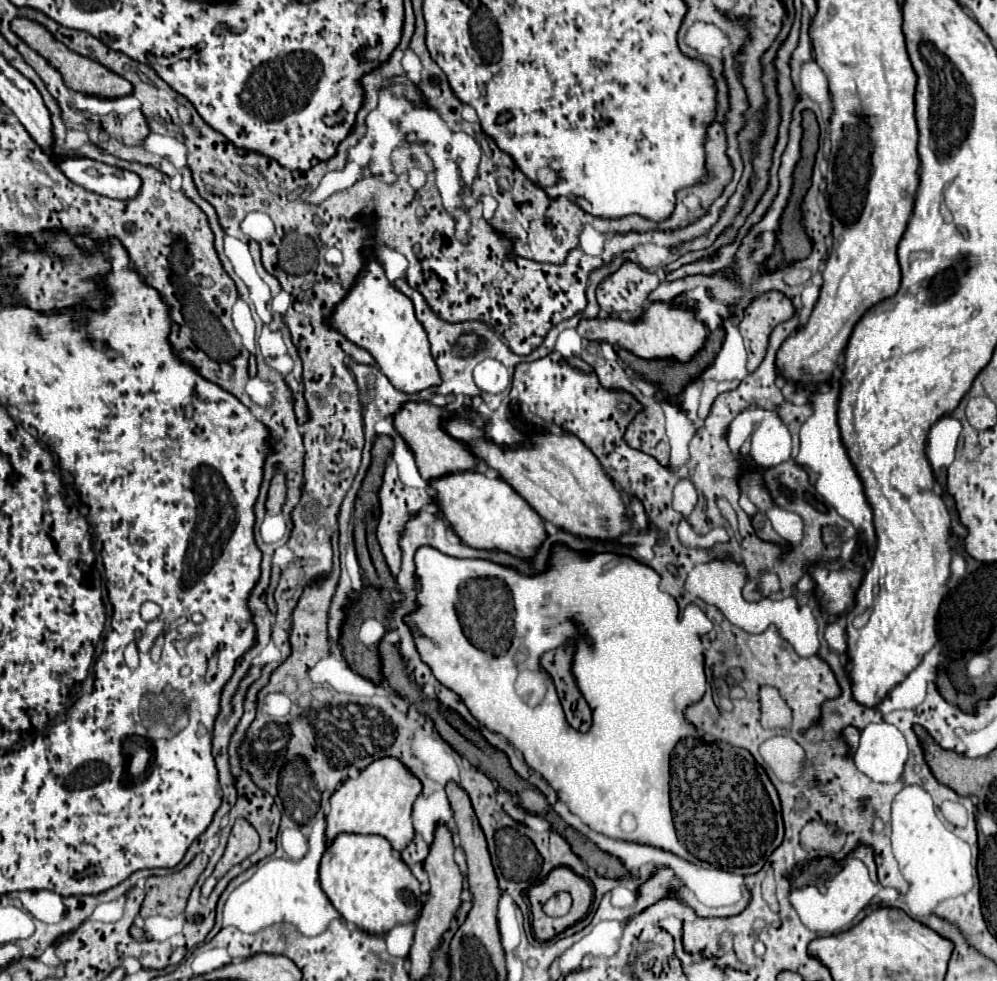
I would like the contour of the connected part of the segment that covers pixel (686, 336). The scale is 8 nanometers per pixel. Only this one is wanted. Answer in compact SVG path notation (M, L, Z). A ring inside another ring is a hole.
M650 303L640 323L620 323L620 319L598 317L592 321L580 321L580 337L590 341L606 341L612 347L626 349L640 359L676 359L680 363L692 361L692 357L704 347L706 327L694 319L692 311L686 307L668 307L666 303Z

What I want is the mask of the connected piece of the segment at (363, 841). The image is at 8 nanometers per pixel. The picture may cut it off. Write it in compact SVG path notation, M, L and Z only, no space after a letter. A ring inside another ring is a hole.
M354 833L338 835L322 857L320 883L324 887L324 893L332 901L332 905L342 907L340 915L348 923L364 929L366 933L386 935L396 925L416 923L422 911L422 891L418 879L412 875L412 871L400 857L392 855L390 843L380 835L354 835Z

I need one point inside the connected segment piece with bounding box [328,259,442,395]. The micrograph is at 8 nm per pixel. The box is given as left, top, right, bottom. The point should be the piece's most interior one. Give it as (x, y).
(374, 315)

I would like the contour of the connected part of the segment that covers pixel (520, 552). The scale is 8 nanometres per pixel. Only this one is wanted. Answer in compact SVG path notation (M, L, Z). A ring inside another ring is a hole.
M464 471L464 475L448 475L448 479L436 479L436 483L430 483L438 491L438 505L452 525L452 529L464 539L466 545L474 549L488 549L488 551L504 551L518 559L534 559L536 551L548 537L544 529L544 519L504 481L490 479L484 473L478 471Z

